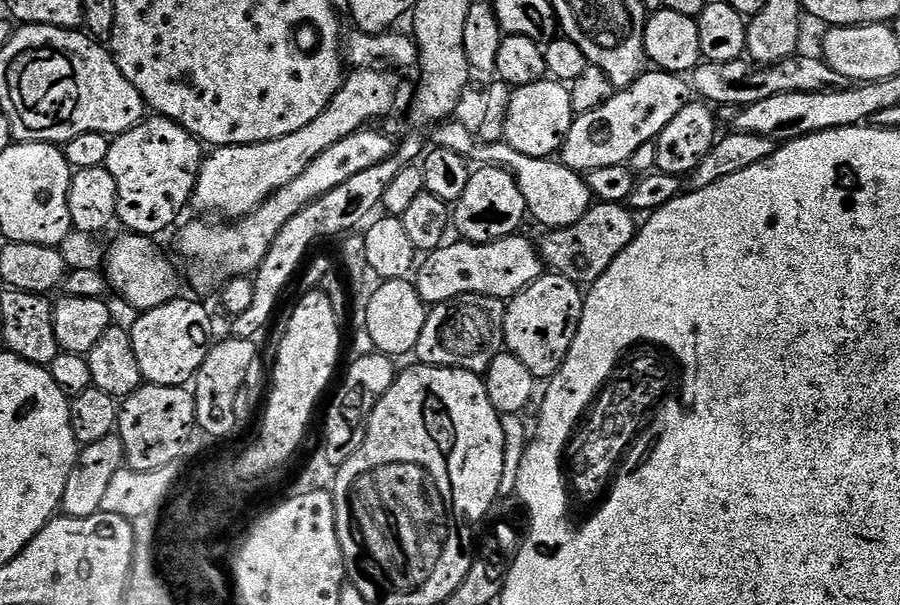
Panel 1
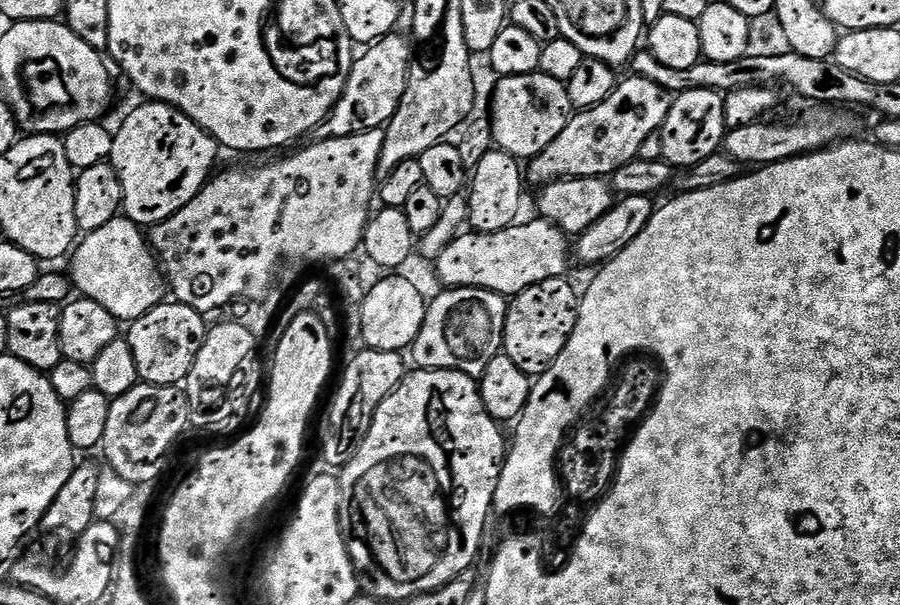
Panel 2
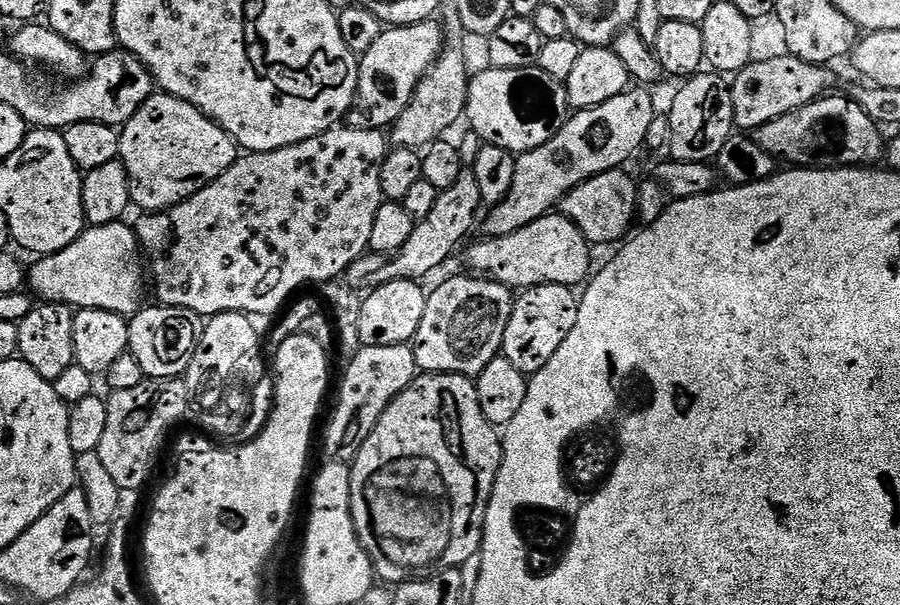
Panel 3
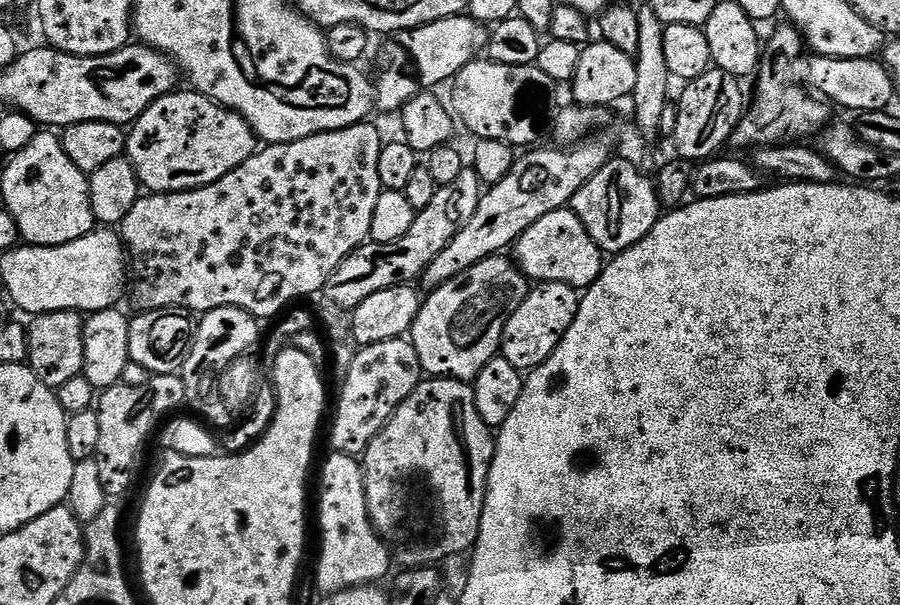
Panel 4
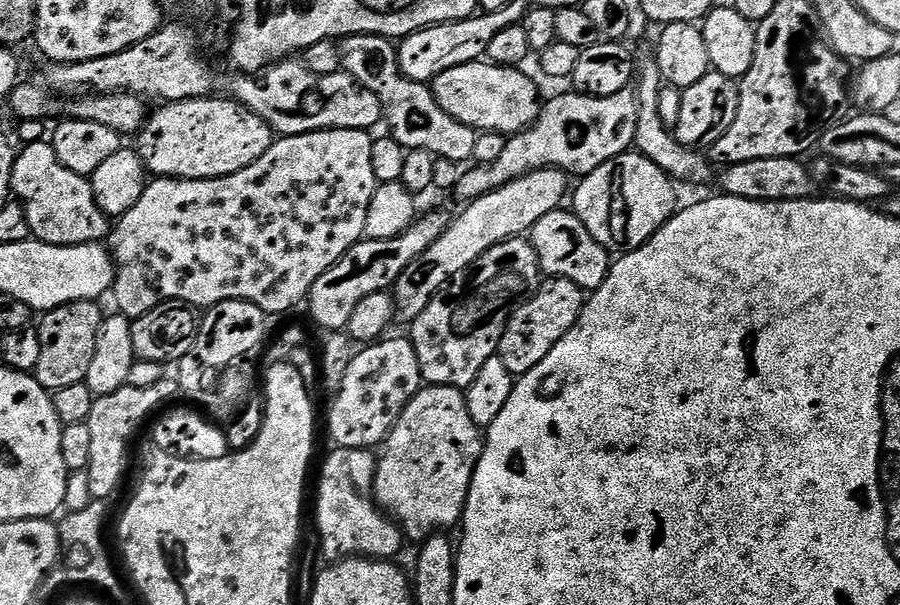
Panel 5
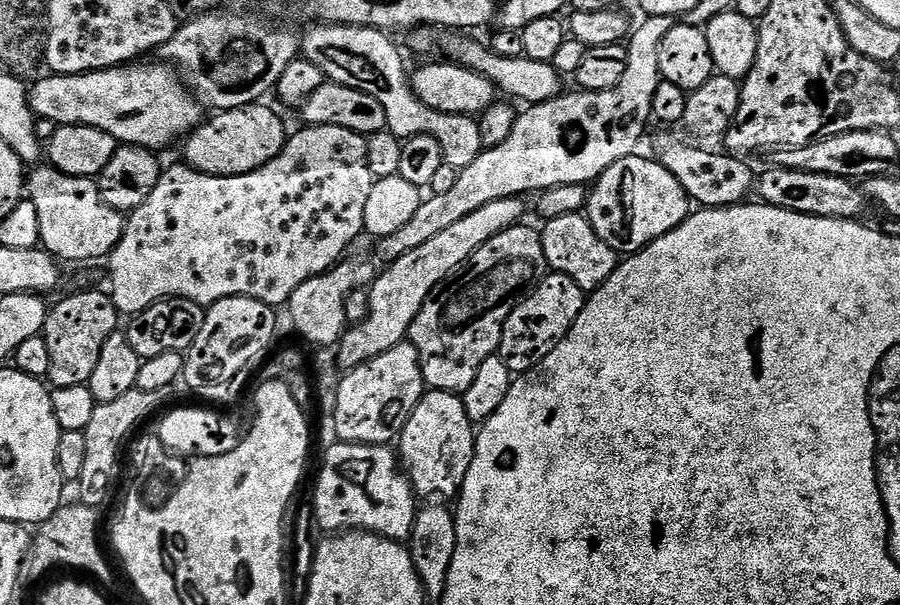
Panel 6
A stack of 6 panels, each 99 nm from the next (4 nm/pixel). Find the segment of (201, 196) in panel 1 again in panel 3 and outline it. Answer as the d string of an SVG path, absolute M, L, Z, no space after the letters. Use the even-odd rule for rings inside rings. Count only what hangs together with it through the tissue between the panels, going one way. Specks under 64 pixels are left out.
M435 19L385 27L378 42L374 42L374 46L370 46L370 50L359 57L356 102L347 114L347 127L358 130L391 129L402 110L410 106L418 82L422 82L424 75L432 68L432 63L444 51L444 35L445 29Z

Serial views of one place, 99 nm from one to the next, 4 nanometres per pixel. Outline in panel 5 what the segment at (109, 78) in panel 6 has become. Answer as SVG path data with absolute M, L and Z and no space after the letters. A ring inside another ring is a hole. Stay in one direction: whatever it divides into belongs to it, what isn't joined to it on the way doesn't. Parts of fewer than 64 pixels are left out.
M17 83L14 91L8 95L6 107L16 115L17 121L42 120L47 121L48 116L59 117L60 111L64 108L63 115L74 120L85 120L86 122L98 122L102 126L110 126L110 130L119 132L121 137L128 138L128 135L139 133L144 126L146 111L144 112L145 101L138 96L132 96L128 92L109 92L107 94L80 94L75 98L68 98L63 104L61 97L55 91L49 90L43 83L24 84Z

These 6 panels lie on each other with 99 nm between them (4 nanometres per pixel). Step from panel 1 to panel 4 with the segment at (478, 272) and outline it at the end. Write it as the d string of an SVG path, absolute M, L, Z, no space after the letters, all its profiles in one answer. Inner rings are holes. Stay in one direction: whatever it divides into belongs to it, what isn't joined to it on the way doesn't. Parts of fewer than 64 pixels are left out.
M571 207L559 208L534 222L530 230L521 234L514 245L514 263L529 281L558 282L577 290L587 290L604 270L605 253L590 238L586 226L577 218Z

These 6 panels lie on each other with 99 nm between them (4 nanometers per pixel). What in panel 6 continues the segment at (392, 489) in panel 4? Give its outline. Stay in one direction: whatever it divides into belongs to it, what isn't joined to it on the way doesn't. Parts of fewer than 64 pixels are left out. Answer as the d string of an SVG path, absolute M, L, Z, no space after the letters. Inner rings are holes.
M425 391L398 437L400 463L413 489L421 497L455 497L464 485L466 470L470 470L470 462L476 453L476 434L477 429L457 393Z

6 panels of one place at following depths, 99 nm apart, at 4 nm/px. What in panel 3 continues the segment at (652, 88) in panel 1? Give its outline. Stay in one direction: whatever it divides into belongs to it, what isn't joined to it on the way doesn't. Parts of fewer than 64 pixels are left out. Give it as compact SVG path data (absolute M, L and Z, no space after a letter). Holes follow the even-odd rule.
M636 86L627 92L618 94L618 98L610 98L610 102L602 102L602 106L579 109L575 114L569 115L562 130L558 130L558 134L554 134L554 138L550 138L550 142L546 142L546 146L538 146L529 152L519 153L516 156L514 182L510 186L506 198L502 198L502 202L491 205L489 212L492 213L488 217L486 217L487 215L483 217L482 228L484 224L485 233L488 236L514 234L514 230L522 230L522 226L530 226L530 222L549 215L571 188L576 188L582 182L603 172L623 169L624 163L639 148L645 147L646 130L650 130L650 122L654 122L654 118L658 114L658 108L648 92L651 91Z

